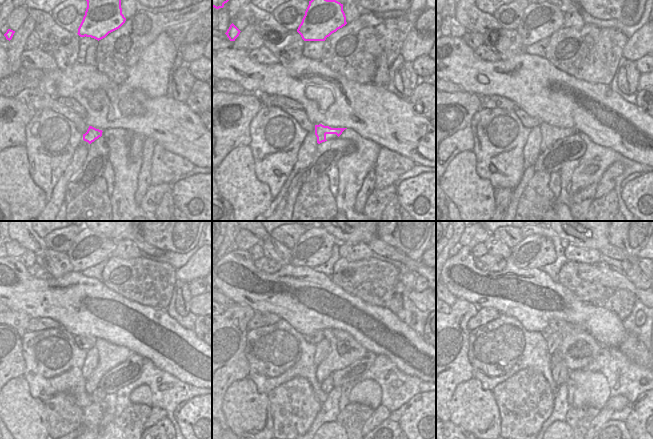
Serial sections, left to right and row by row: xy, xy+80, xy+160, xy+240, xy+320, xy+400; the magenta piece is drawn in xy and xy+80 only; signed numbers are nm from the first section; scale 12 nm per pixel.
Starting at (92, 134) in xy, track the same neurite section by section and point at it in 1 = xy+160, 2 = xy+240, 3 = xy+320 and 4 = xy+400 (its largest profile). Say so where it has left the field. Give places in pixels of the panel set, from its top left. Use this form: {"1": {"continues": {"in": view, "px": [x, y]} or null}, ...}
{"1": {"continues": {"in": "xy+160", "px": [545, 128]}}, "2": {"continues": {"in": "xy+240", "px": [117, 352]}}, "3": {"continues": {"in": "xy+320", "px": [335, 337]}}, "4": {"continues": {"in": "xy+400", "px": [568, 331]}}}

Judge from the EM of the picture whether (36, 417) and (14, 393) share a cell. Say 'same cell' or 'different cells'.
same cell

